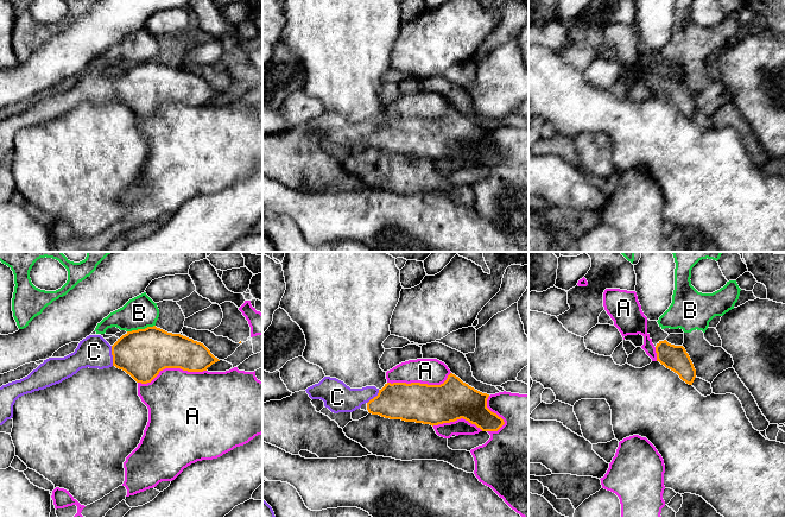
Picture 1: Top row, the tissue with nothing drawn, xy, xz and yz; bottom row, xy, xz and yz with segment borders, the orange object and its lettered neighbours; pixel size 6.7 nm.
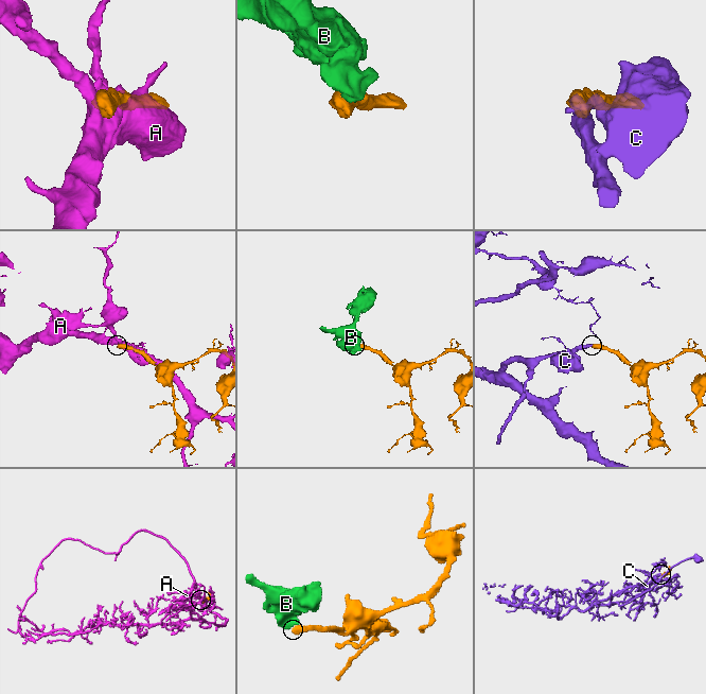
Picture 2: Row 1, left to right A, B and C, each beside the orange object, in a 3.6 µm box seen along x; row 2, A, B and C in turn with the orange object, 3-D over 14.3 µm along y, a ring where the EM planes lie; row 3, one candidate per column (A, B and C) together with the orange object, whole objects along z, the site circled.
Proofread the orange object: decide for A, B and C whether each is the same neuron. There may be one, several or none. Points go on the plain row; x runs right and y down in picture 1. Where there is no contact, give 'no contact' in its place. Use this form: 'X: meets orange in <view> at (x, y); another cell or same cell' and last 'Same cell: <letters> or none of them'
A: meets orange in xy at (171, 101); another cell
B: meets orange in xy at (140, 63); another cell
C: meets orange in xy at (112, 88); same cell
Same cell: C

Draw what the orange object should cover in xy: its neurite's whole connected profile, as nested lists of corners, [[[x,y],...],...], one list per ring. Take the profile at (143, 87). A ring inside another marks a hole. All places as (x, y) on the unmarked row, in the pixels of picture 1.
[[[156,59],[127,65],[113,80],[101,69],[89,69],[80,75],[74,87],[64,91],[49,91],[27,110],[0,121],[0,159],[13,151],[13,139],[19,131],[59,118],[82,102],[103,103],[115,100],[129,108],[137,116],[147,118],[165,102],[203,106],[217,95],[220,94],[203,77],[181,68],[167,67]]]

